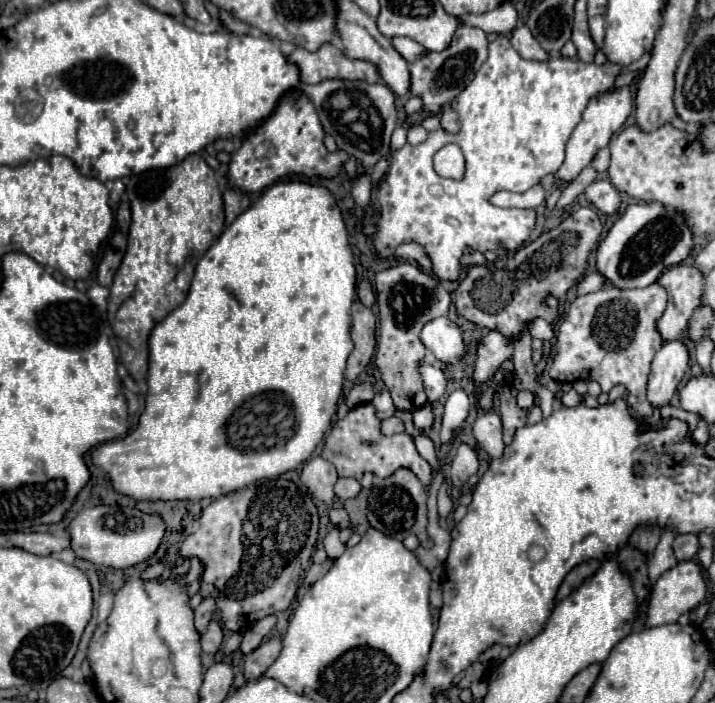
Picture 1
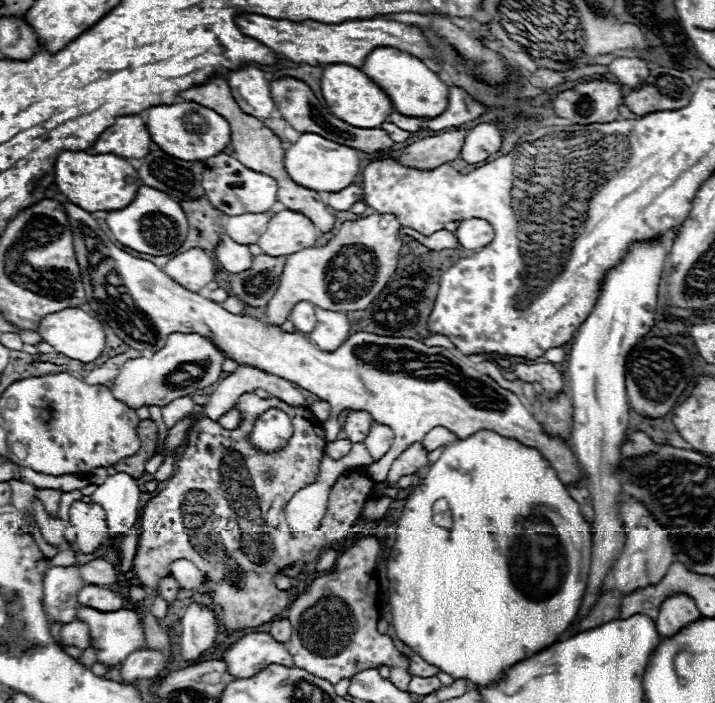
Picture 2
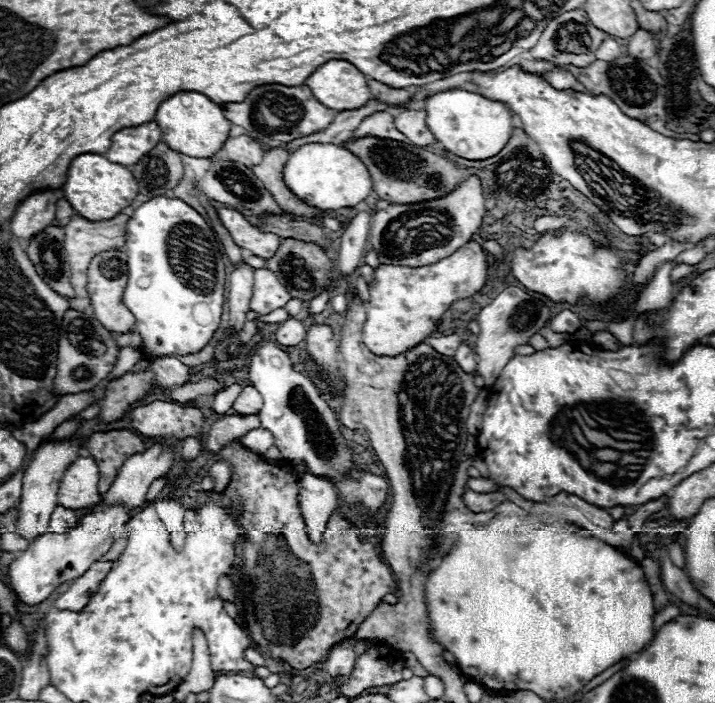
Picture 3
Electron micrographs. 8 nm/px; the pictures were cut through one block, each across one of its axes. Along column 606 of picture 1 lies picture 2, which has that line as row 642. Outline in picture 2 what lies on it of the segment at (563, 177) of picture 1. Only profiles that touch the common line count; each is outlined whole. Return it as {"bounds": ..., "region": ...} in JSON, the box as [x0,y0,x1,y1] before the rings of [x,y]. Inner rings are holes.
{"bounds":[76,606,146,666],"region":[[[78,606],[76,608],[76,620],[88,624],[90,636],[92,636],[92,648],[96,652],[98,662],[102,662],[102,664],[108,664],[108,666],[120,664],[122,660],[126,660],[128,654],[132,654],[134,650],[138,650],[146,644],[140,618],[134,610],[124,610],[122,608],[122,610],[116,610],[116,612],[98,612],[94,608]]]}

